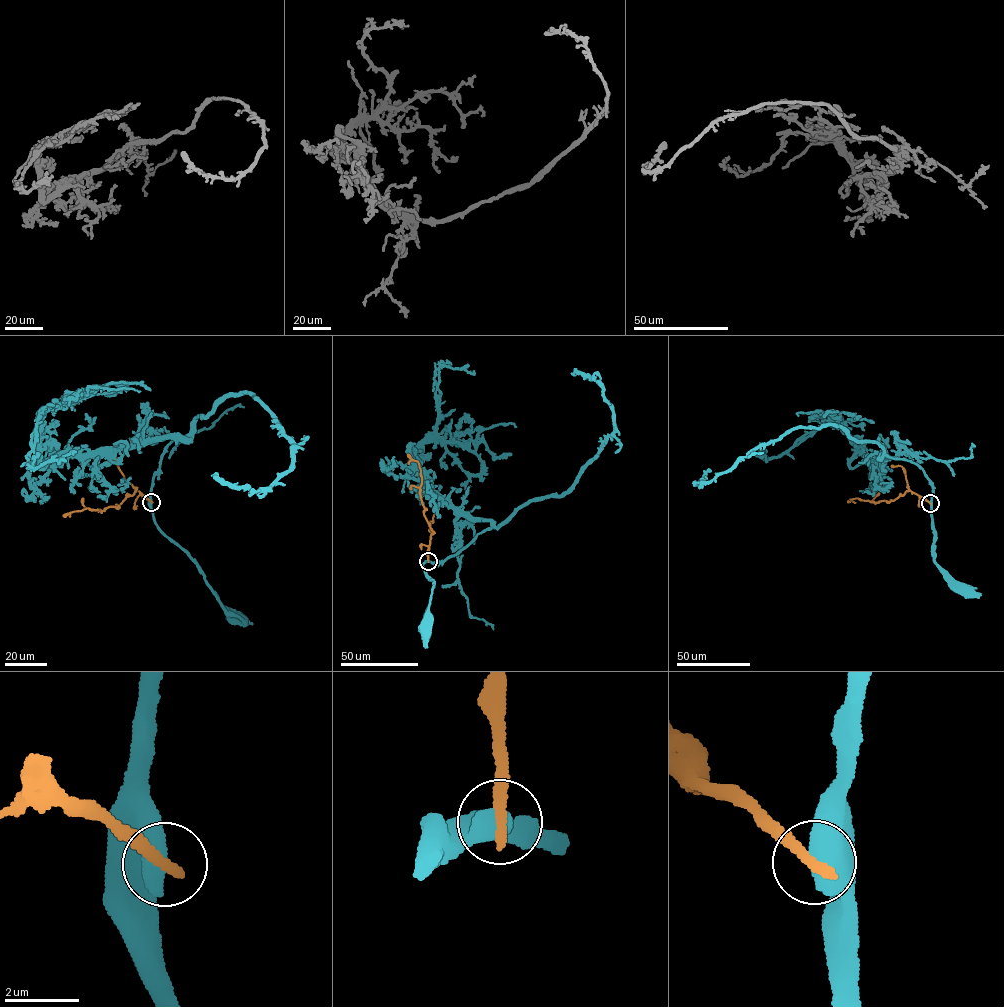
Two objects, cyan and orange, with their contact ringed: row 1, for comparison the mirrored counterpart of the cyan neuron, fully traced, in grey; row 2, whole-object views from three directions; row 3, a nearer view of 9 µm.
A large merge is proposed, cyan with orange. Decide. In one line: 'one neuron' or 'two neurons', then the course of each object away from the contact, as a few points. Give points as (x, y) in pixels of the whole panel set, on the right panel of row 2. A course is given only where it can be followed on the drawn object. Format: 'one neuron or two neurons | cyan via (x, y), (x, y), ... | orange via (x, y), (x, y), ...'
two neurons | cyan via (930, 503), (934, 560), (968, 592) | orange via (930, 503), (907, 491), (888, 503), (859, 498), (848, 501)

